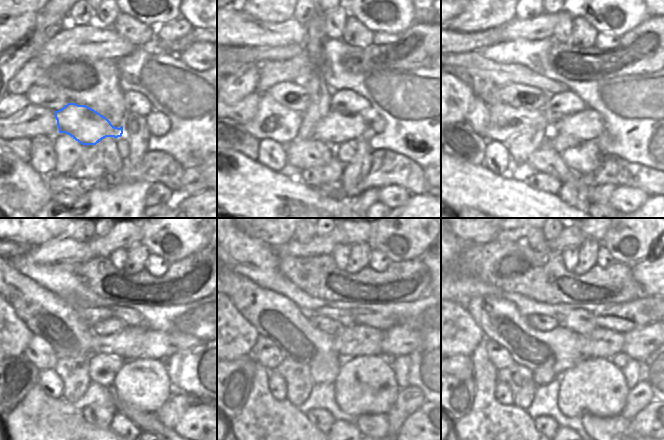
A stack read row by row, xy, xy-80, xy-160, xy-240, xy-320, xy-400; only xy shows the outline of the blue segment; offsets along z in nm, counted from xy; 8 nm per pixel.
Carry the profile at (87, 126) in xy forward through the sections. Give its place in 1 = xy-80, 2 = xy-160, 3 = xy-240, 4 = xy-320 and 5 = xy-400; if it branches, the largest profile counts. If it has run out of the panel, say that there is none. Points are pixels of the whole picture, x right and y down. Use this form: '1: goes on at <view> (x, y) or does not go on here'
1: goes on at xy-80 (336, 128)
2: goes on at xy-160 (587, 124)
3: goes on at xy-240 (156, 344)
4: goes on at xy-320 (398, 340)
5: goes on at xy-400 (639, 343)

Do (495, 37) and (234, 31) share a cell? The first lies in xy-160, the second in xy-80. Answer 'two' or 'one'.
two

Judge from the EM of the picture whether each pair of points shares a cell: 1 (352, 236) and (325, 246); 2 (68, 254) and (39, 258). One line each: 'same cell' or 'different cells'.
1: different cells
2: same cell

